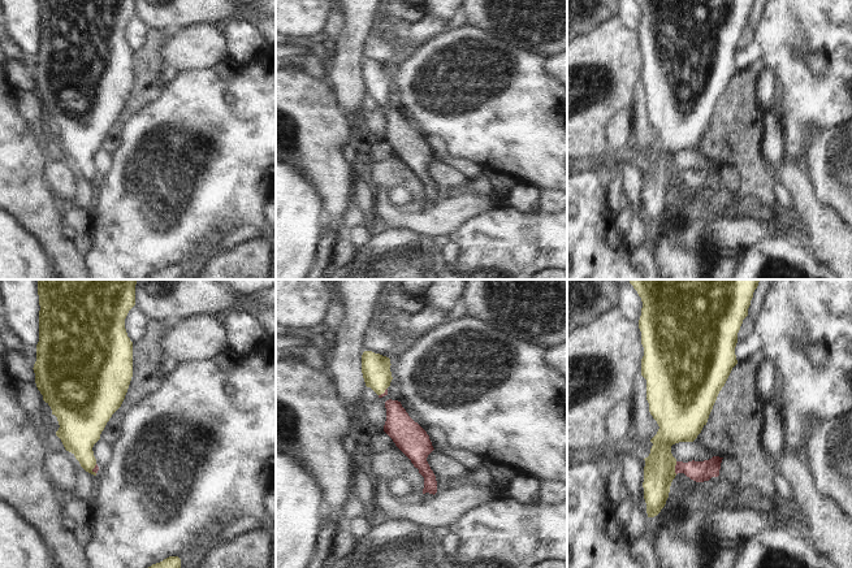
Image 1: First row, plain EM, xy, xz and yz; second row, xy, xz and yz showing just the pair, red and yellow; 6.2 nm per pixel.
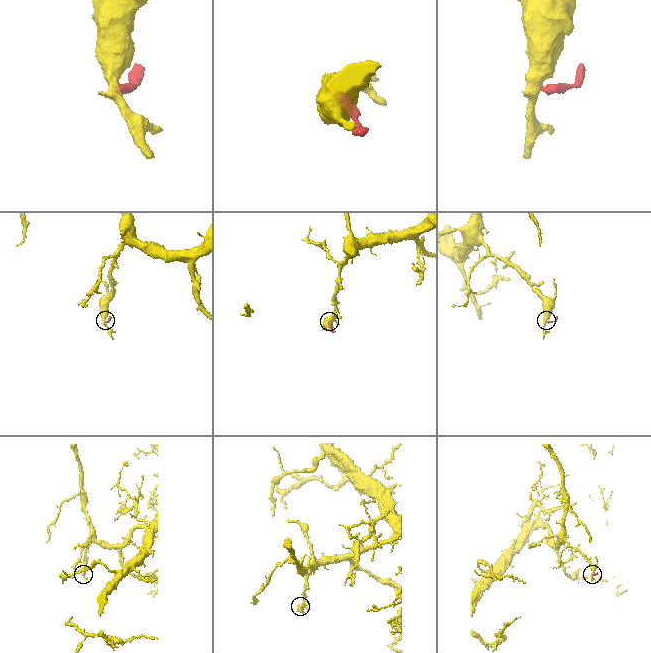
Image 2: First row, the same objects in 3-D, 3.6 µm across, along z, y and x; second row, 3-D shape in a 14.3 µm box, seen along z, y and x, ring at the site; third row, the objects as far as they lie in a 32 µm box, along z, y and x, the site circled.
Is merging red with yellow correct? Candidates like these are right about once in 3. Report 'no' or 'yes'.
yes

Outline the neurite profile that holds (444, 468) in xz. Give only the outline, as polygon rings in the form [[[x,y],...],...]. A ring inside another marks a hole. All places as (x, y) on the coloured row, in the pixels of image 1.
[[[433,450],[427,461],[433,471],[437,481],[437,493],[449,489],[449,481],[460,476],[467,474],[467,469],[450,459],[449,456],[441,454],[438,450]]]

